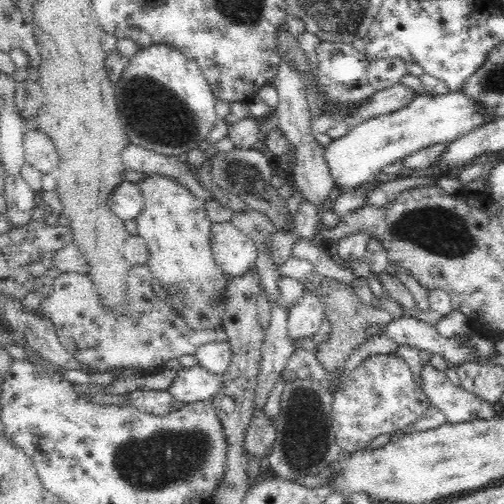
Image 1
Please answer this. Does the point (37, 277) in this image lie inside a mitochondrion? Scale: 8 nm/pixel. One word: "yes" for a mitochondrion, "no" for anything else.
no

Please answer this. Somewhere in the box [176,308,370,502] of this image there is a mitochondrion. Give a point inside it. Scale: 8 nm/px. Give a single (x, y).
(305, 443)

